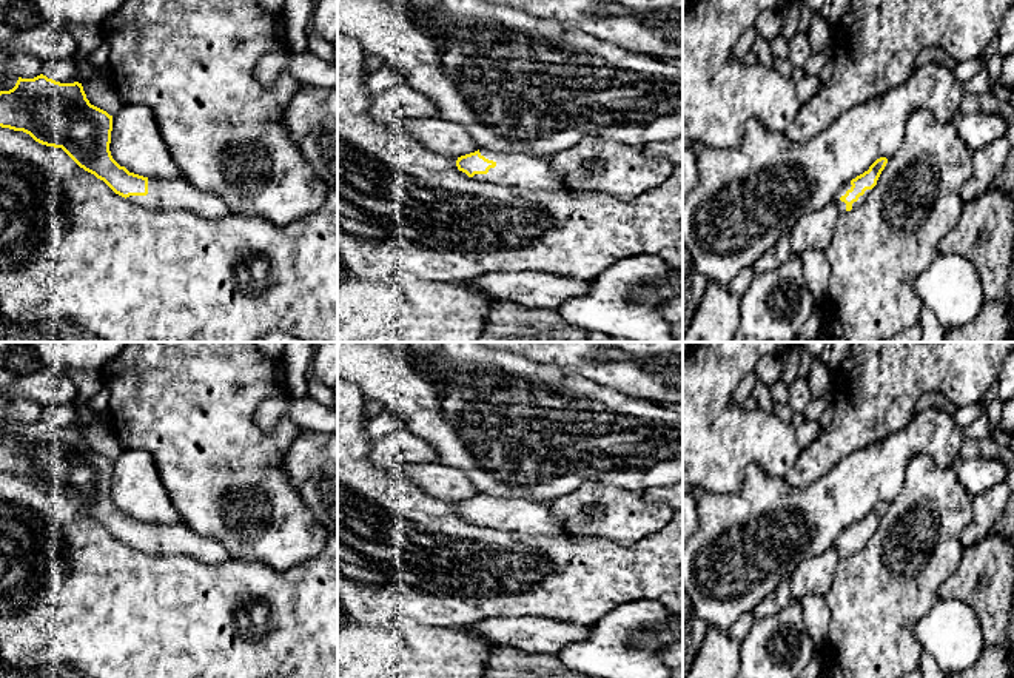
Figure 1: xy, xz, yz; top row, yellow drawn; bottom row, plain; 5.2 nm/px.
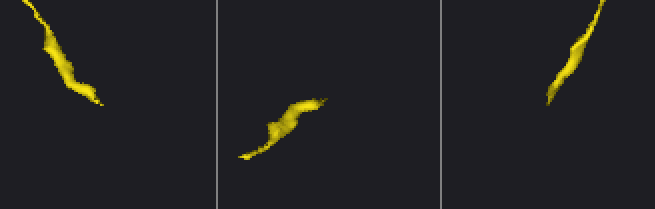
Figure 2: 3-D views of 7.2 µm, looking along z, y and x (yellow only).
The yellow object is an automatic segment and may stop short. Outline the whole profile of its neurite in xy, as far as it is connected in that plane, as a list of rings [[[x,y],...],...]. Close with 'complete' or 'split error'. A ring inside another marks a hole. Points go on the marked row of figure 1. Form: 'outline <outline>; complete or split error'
outline [[[43,74],[18,77],[12,89],[0,91],[0,126],[62,148],[80,168],[136,205],[190,211],[208,220],[230,213],[222,199],[199,190],[186,177],[148,179],[120,166],[109,151],[112,116],[91,105],[79,82],[60,83]]]; split error

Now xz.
outline [[[475,151],[458,157],[456,166],[475,180],[527,188],[533,191],[562,190],[564,177],[550,166],[552,157],[522,153]]]; split error

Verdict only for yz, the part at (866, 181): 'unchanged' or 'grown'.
grown

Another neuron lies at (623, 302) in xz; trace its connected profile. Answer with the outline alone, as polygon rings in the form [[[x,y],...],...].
[[[658,256],[627,257],[592,280],[583,296],[566,299],[556,310],[573,327],[632,342],[675,342],[660,305],[683,291],[683,270]]]

